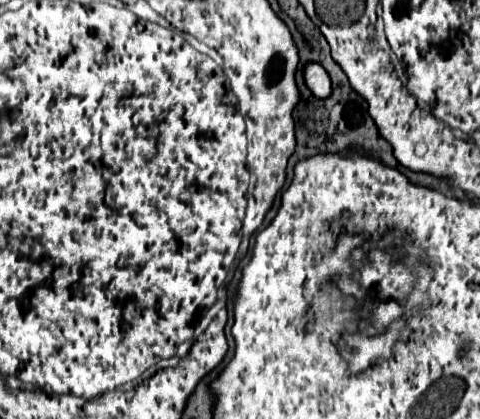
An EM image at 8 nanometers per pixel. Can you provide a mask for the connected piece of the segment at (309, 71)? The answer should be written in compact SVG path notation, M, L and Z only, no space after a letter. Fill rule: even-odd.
M311 63L305 67L305 83L319 99L327 99L331 95L331 79L319 63Z

